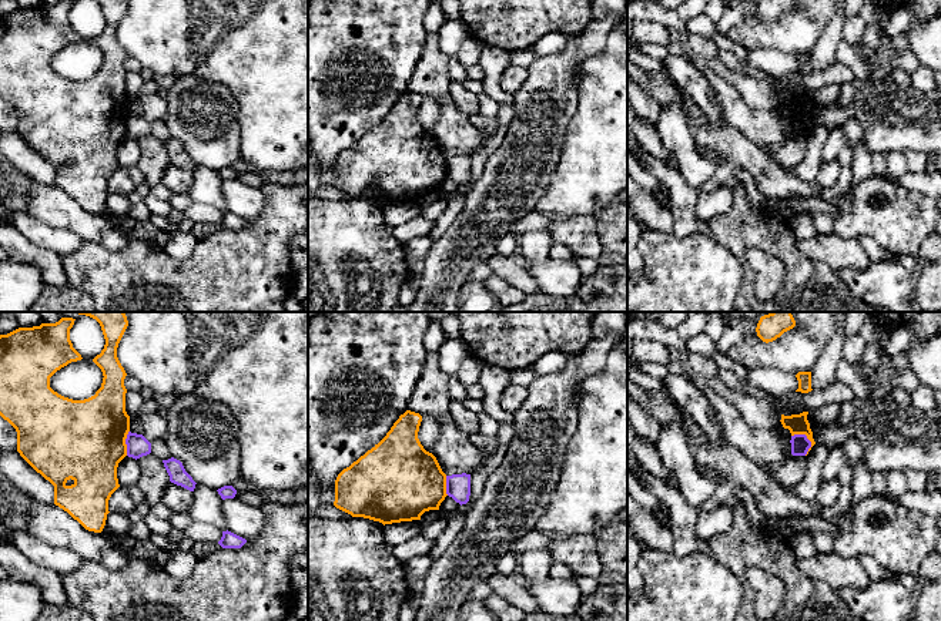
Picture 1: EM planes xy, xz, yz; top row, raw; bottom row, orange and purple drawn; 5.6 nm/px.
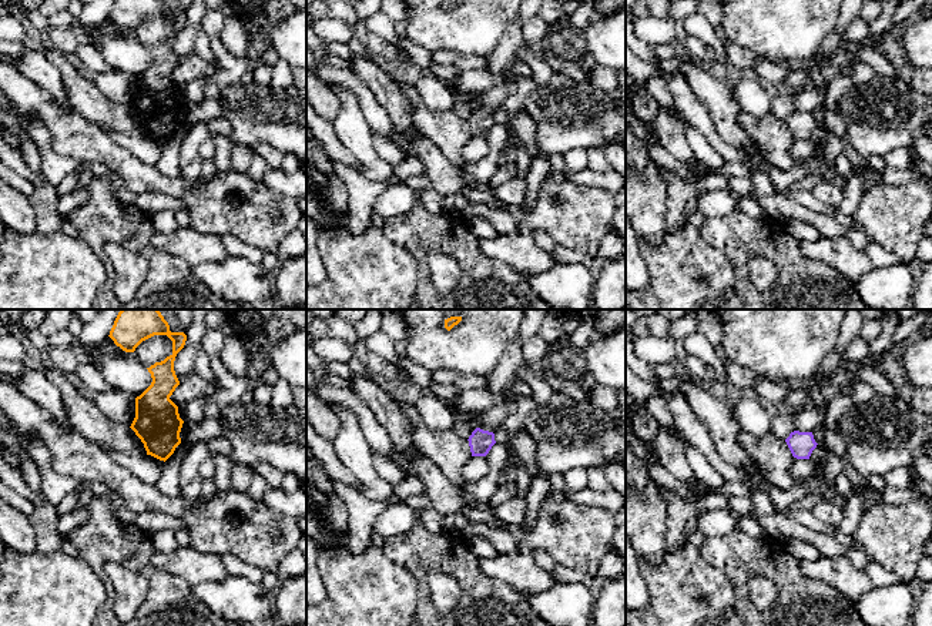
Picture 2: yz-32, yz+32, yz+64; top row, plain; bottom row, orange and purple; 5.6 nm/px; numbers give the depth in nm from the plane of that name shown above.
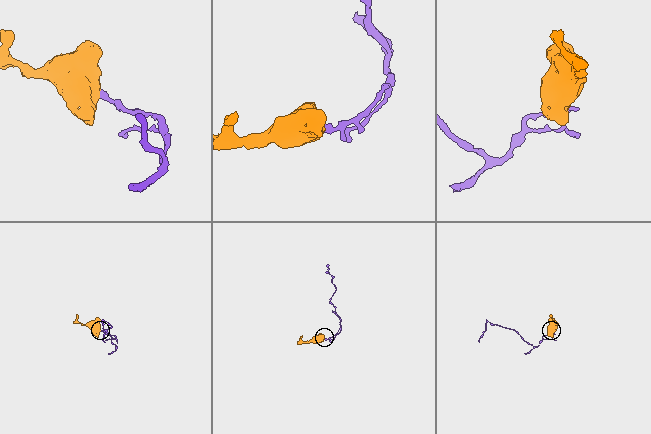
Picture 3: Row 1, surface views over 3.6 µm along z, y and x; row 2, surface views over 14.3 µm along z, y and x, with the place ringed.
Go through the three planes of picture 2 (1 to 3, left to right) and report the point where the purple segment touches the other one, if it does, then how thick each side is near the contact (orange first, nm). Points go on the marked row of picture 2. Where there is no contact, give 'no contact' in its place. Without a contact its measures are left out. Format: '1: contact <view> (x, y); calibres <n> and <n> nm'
1: no contact
2: no contact
3: no contact

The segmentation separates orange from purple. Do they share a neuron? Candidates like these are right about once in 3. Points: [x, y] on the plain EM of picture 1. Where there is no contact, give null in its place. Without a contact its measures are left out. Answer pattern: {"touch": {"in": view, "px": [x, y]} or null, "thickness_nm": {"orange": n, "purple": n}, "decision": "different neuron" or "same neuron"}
{"touch": {"in": "yz", "px": [807, 118]}, "thickness_nm": {"orange": 110, "purple": 110}, "decision": "different neuron"}

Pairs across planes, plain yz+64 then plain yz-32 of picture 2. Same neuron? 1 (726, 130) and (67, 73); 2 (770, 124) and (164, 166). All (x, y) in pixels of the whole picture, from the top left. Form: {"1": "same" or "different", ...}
{"1": "different", "2": "different"}

